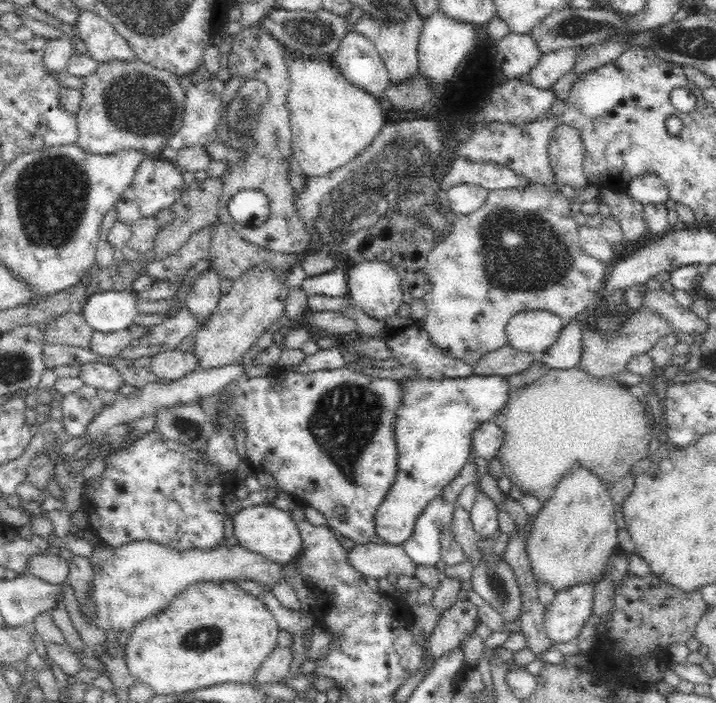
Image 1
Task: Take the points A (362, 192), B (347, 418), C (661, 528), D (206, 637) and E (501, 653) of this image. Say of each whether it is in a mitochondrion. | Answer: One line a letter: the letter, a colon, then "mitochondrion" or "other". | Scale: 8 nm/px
A: mitochondrion
B: mitochondrion
C: other
D: mitochondrion
E: other

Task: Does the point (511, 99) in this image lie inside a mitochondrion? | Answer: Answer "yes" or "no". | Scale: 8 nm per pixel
no

